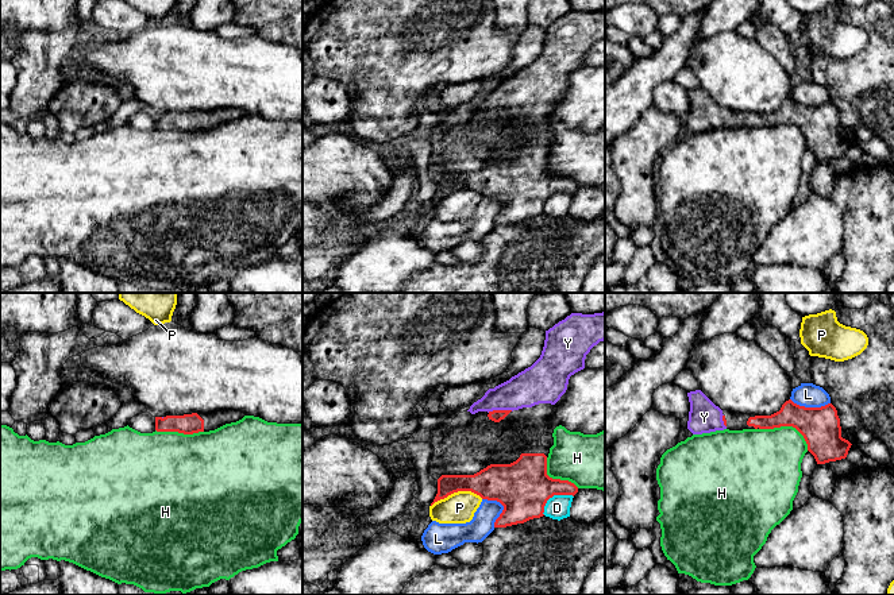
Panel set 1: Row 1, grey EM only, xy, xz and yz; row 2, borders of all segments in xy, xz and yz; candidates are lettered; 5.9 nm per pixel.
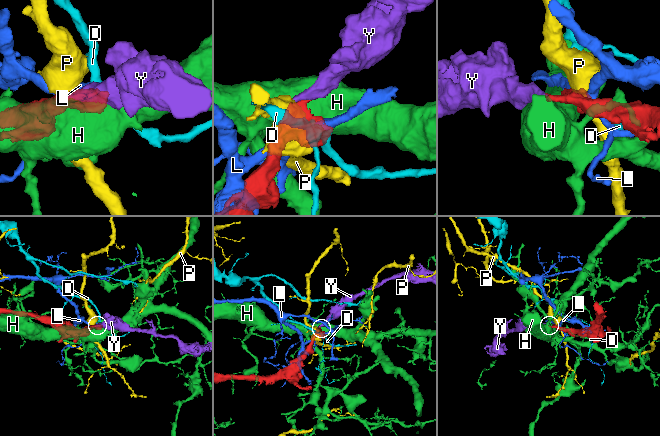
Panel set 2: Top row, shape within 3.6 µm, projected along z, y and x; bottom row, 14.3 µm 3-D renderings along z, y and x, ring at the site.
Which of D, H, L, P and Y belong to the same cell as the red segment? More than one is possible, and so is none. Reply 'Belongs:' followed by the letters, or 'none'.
Belongs: Y

